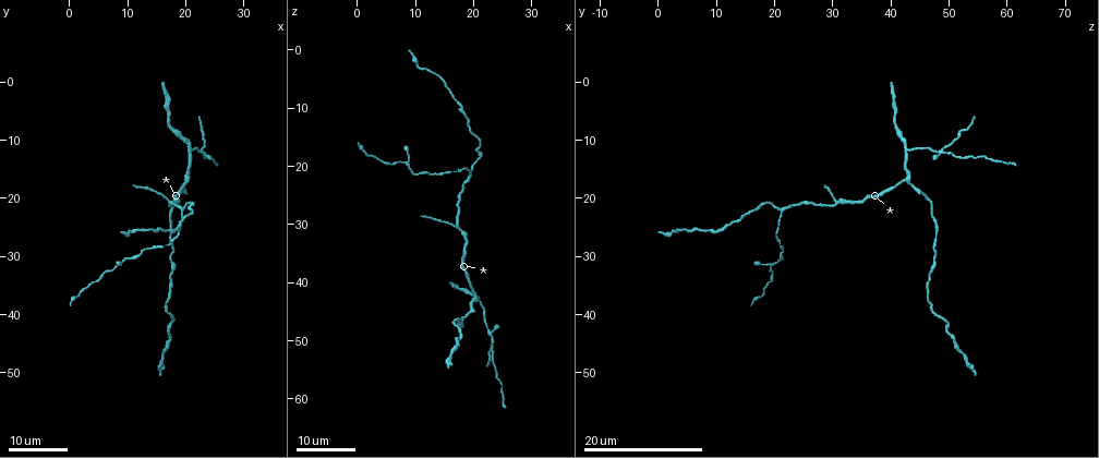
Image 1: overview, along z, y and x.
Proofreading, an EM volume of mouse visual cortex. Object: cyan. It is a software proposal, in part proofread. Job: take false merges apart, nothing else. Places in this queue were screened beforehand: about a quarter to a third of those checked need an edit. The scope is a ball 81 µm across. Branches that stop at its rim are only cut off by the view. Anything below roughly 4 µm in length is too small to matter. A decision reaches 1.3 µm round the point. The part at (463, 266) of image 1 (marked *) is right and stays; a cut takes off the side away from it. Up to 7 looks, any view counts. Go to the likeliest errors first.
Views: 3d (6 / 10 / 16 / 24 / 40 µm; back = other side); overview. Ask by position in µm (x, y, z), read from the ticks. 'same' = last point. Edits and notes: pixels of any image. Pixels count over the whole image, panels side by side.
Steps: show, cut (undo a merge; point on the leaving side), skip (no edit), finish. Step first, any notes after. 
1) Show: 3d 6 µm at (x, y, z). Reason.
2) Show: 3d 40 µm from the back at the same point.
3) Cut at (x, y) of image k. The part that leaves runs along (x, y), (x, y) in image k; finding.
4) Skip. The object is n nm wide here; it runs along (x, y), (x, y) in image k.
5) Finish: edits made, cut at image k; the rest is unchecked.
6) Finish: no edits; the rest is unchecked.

Show: 3d 16 µm at (22.5, 11.5, 49.0). Looks like a crossing.

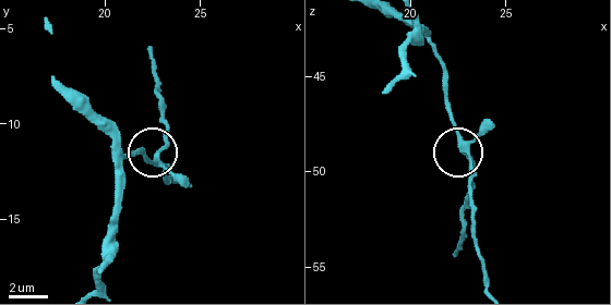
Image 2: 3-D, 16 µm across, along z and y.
Show: 3d 6 µm at (22.8, 12.0, 48.8).

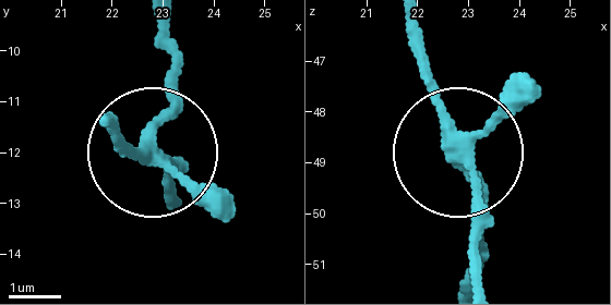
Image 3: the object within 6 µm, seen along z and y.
Skip. The side arm is 9 µm long; one neuron here.

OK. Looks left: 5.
Show: 3d 16 µm at (21.0, 11.5, 43.5). Three arms meet.

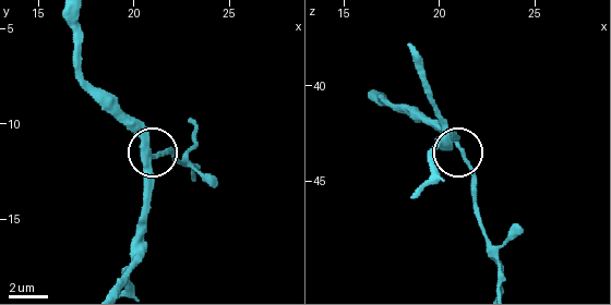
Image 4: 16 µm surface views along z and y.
Show: 3d 6 µm at (21.0, 11.7, 43.2).

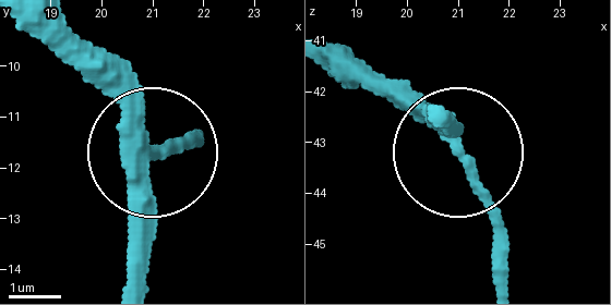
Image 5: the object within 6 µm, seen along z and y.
Skip. 3 arms meet here; it runs along (132, 280), (132, 202), (154, 149), (71, 62) in image 5; all the same neuron.

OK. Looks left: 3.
Show: 3d 16 µm at (17.5, 21.0, 30.5). Thin arm on a thick one.

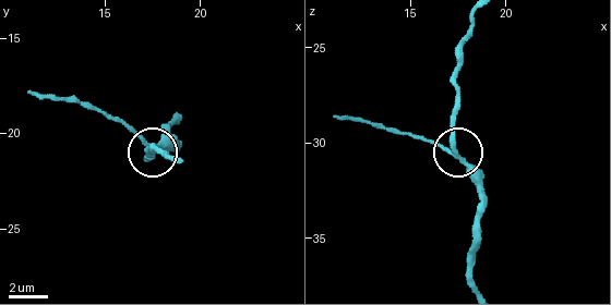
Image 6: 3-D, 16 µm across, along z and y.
Show: 3d 6 µm at the same point.

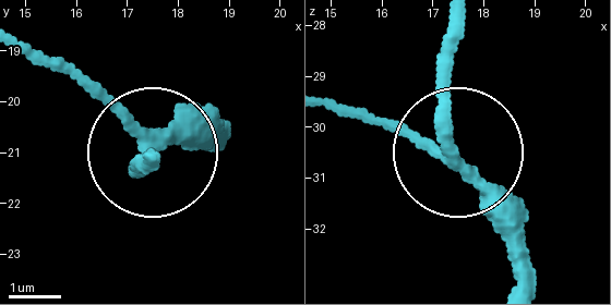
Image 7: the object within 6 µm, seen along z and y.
Skip. It runs along (512, 287), (499, 196), (360, 109) in image 7; one neuron here.

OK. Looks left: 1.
Finish: no edits; the rest is unchecked.

